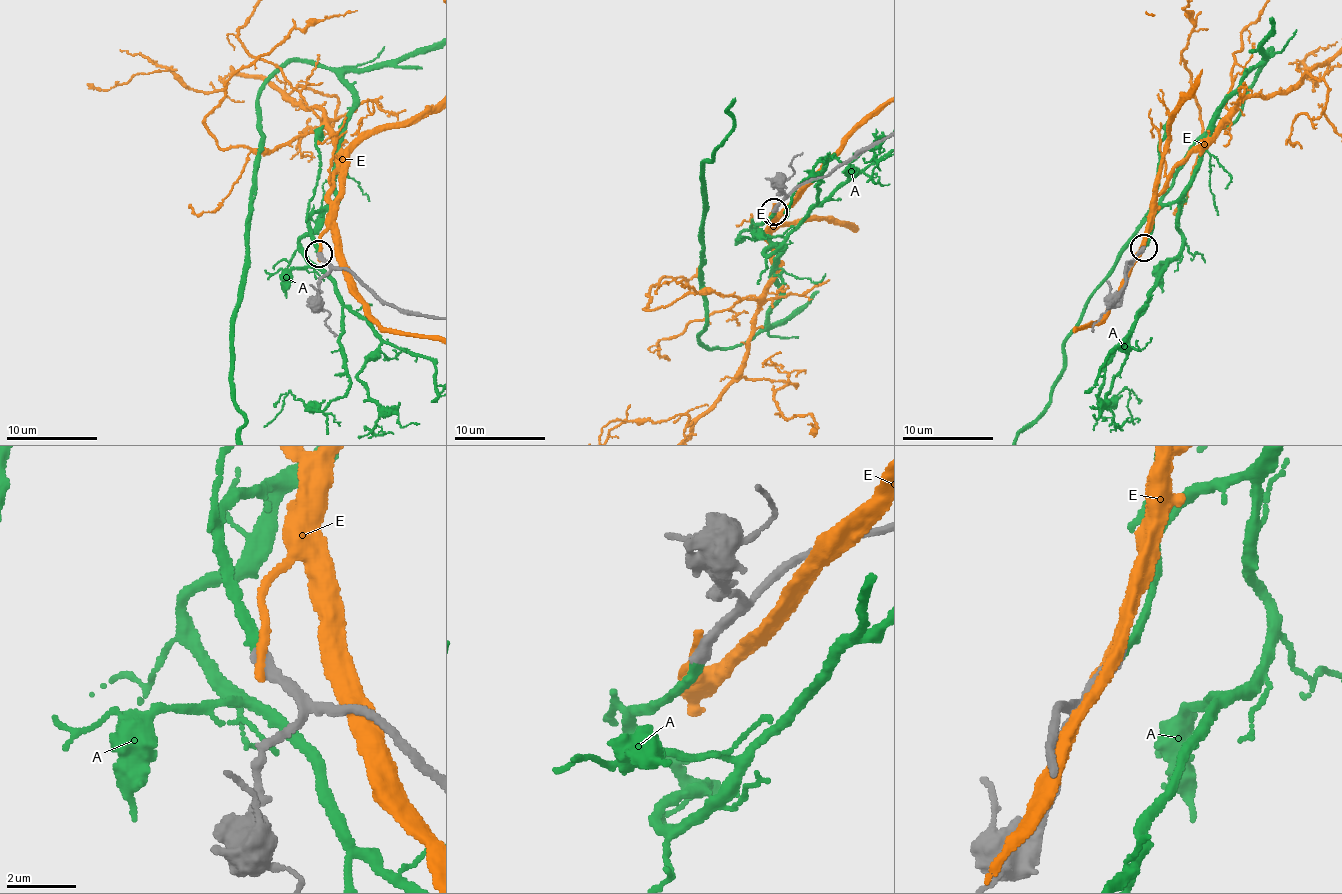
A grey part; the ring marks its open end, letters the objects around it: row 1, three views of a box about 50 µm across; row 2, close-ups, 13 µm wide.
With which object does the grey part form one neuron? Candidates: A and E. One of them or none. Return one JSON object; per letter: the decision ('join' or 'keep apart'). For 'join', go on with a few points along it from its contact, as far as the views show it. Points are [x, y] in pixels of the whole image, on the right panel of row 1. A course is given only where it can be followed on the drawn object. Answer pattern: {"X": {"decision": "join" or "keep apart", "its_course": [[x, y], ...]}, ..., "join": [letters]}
{"A": {"decision": "join"}, "E": {"decision": "keep apart"}, "join": ["A"]}

